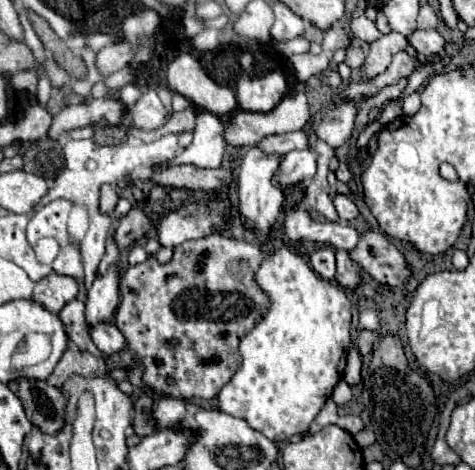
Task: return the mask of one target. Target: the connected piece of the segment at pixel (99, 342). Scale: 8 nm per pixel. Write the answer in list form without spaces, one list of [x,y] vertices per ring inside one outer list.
[[[97,324],[93,330],[91,330],[91,338],[95,342],[95,346],[107,354],[107,356],[115,356],[115,354],[121,354],[123,348],[127,348],[125,344],[125,336],[123,332],[113,324]]]

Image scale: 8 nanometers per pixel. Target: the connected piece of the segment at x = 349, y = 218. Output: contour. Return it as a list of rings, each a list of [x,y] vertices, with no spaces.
[[[337,194],[333,198],[333,204],[335,204],[335,208],[337,208],[337,212],[339,212],[339,216],[341,216],[343,222],[353,222],[355,218],[361,216],[357,204],[353,200],[349,200],[347,196],[343,196],[343,194]]]

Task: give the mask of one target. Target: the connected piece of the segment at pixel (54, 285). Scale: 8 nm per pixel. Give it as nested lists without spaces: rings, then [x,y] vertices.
[[[49,274],[35,284],[33,300],[41,302],[47,310],[59,312],[67,302],[71,302],[79,292],[79,282],[71,276]]]

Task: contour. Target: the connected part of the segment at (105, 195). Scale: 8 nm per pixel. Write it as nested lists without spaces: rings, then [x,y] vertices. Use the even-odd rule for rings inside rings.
[[[109,184],[101,186],[101,196],[99,196],[101,214],[111,214],[113,208],[117,206],[117,200],[119,200],[119,196],[117,196],[117,192],[115,192],[113,186],[109,186]]]

